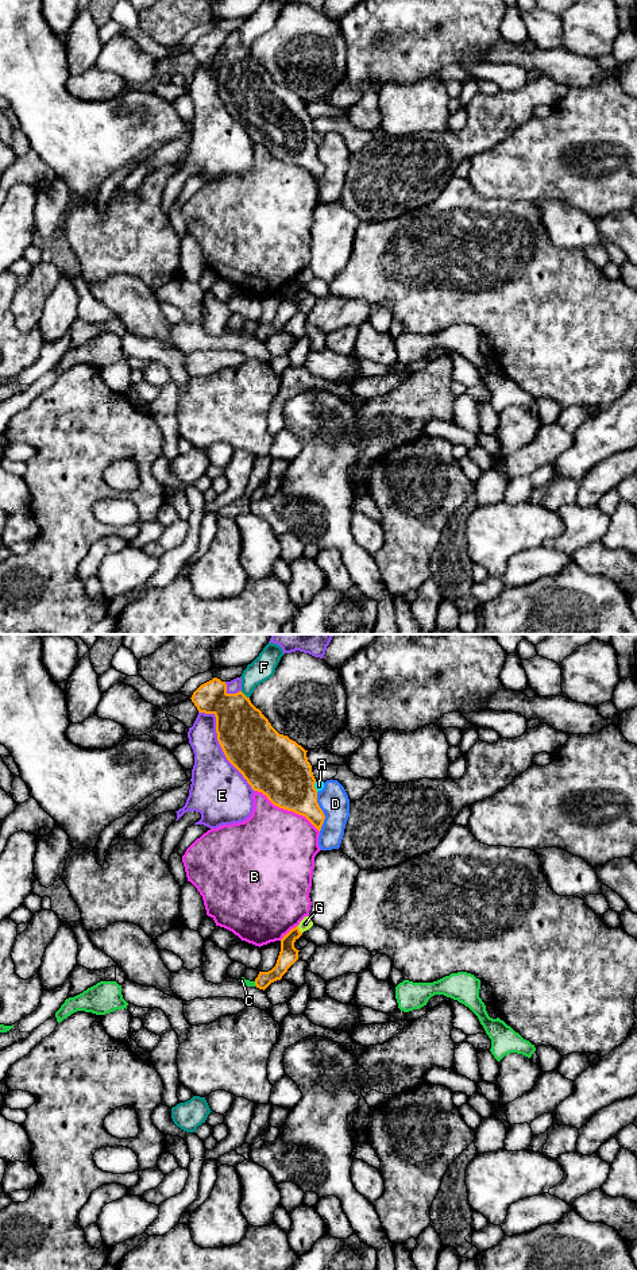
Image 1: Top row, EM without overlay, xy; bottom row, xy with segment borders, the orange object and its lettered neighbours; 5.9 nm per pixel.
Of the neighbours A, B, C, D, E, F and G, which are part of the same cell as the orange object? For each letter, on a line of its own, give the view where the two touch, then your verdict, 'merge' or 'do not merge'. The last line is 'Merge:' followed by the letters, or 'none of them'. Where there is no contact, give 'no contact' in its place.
A: contact in xy; do not merge
B: contact in xy; do not merge
C: contact in xy; do not merge
D: contact in xy; do not merge
E: contact in xy; do not merge
F: contact in xy; do not merge
G: contact in xy; do not merge
Merge: none of them

